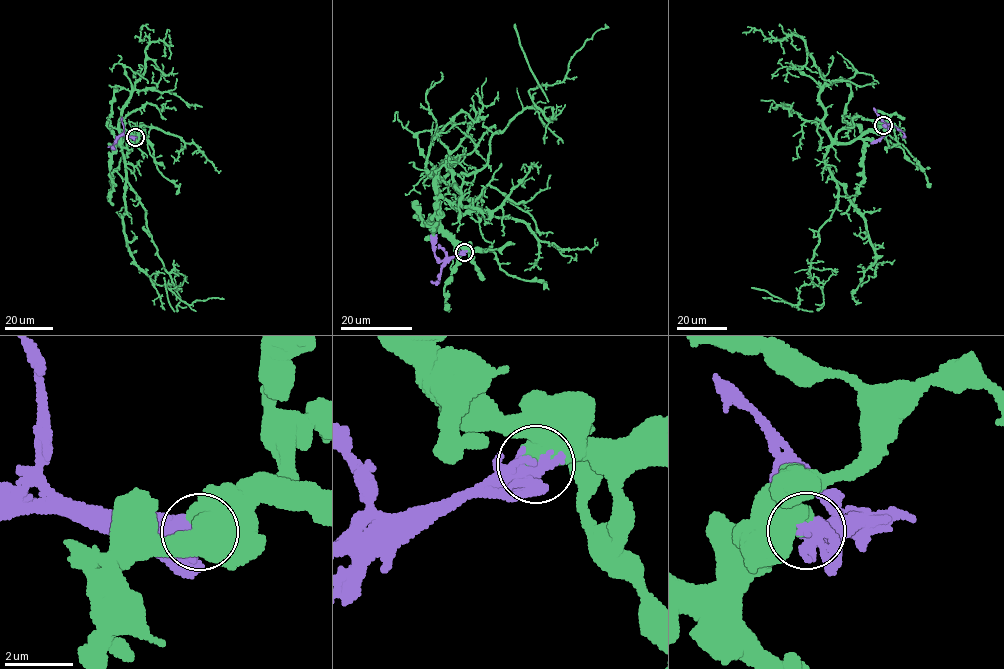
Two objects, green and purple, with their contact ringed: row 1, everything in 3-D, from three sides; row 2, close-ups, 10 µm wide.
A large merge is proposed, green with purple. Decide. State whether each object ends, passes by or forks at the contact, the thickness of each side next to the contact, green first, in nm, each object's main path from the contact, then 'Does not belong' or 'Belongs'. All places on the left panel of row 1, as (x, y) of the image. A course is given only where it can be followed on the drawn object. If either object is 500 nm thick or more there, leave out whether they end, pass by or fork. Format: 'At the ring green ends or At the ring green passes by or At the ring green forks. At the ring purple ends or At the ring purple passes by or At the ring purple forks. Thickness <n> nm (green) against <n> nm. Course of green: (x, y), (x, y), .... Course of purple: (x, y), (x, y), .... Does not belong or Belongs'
Thickness 700 nm (green) against 420 nm. Course of green: (135, 137), (125, 138), (119, 146), (126, 179), (145, 210), (157, 255), (180, 298), (174, 311), (164, 277). Course of purple: (135, 137), (121, 135), (111, 148). Does not belong

